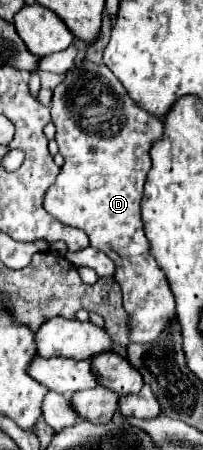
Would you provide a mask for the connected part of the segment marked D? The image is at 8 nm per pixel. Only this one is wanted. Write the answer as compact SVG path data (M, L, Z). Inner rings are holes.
M83 59L75 69L65 73L65 79L55 87L51 99L51 119L57 127L55 141L65 163L57 175L55 185L51 185L43 197L43 207L47 213L75 229L87 233L91 247L107 253L115 263L115 279L123 291L123 307L131 315L131 343L153 341L173 319L175 299L169 289L167 277L151 255L151 245L143 231L139 203L143 197L145 177L151 169L149 149L155 139L163 133L163 123L159 117L147 113L129 97L121 81L111 73L109 67L91 63Z

